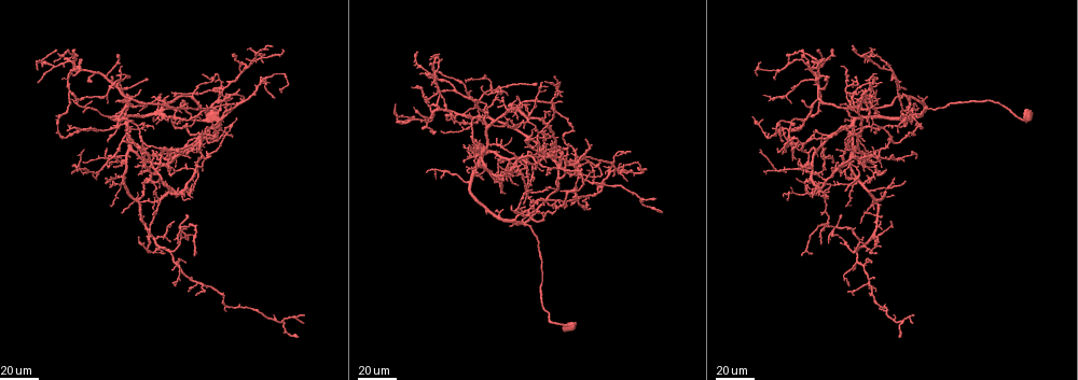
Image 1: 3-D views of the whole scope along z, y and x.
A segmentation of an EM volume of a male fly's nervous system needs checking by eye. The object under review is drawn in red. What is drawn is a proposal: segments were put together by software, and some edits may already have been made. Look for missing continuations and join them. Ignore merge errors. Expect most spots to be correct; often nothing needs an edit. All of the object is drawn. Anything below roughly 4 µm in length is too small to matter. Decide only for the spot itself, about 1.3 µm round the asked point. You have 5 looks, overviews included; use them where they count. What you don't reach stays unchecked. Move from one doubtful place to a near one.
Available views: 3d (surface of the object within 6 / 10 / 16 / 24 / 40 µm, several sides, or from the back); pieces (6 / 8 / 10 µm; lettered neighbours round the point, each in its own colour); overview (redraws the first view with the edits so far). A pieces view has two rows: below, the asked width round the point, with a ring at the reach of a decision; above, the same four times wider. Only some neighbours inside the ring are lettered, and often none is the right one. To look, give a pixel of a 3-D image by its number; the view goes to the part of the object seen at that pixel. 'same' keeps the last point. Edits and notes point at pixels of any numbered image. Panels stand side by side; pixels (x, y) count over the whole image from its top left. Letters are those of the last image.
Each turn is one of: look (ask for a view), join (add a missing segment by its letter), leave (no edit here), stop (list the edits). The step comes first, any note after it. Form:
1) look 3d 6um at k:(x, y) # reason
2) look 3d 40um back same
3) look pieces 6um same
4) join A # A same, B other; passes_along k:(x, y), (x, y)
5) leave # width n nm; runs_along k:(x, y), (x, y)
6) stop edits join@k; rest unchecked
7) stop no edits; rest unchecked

look 3d 40um at 1:(910, 152) # end of a long branch

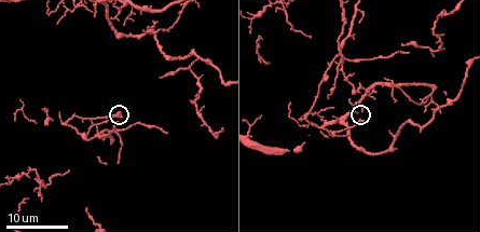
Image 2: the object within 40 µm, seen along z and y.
look pieces 10um at 2:(119, 117)

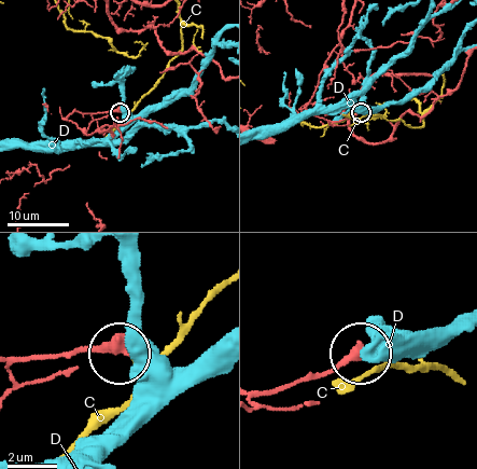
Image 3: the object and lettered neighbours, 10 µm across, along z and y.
leave # C other, D other; runs_along 3:(22, 359), (117, 354); none of them fits

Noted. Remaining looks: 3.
look 3d 24um at 2:(110, 17) # an open end

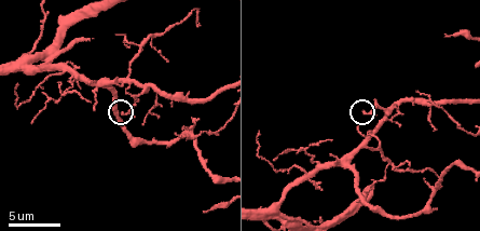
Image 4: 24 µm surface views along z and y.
look pieces 6um at 4:(123, 115)

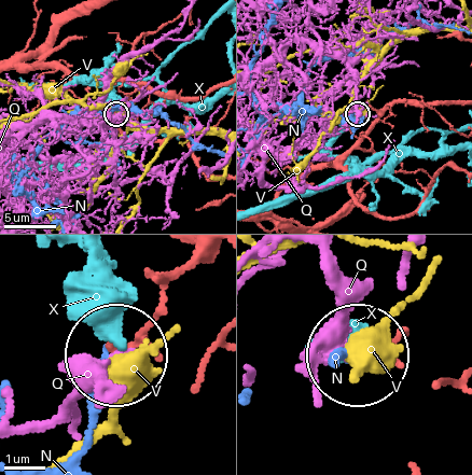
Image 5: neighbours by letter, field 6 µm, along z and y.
leave # N other, Q other, V other, X other; runs_along 5:(195, 252), (116, 349); no lettered segment goes on from it

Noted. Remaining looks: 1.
stop no edits; rest unchecked

